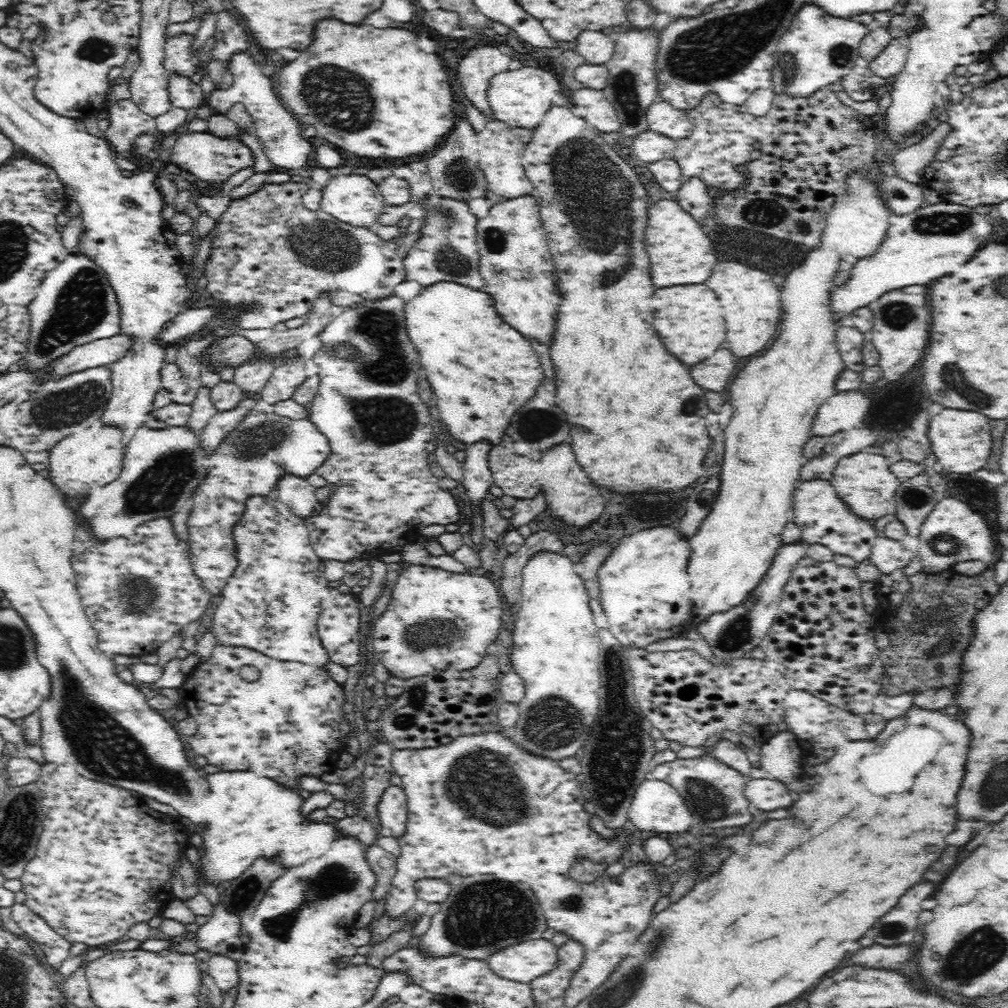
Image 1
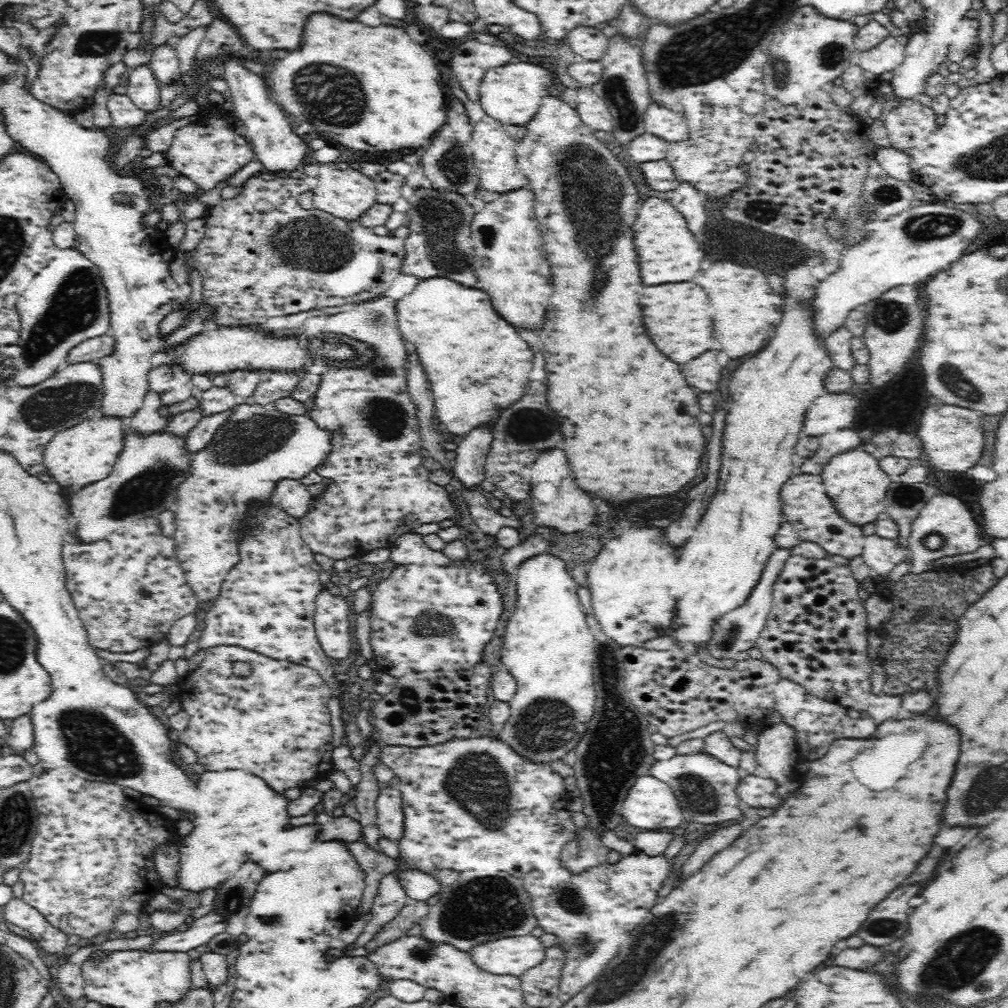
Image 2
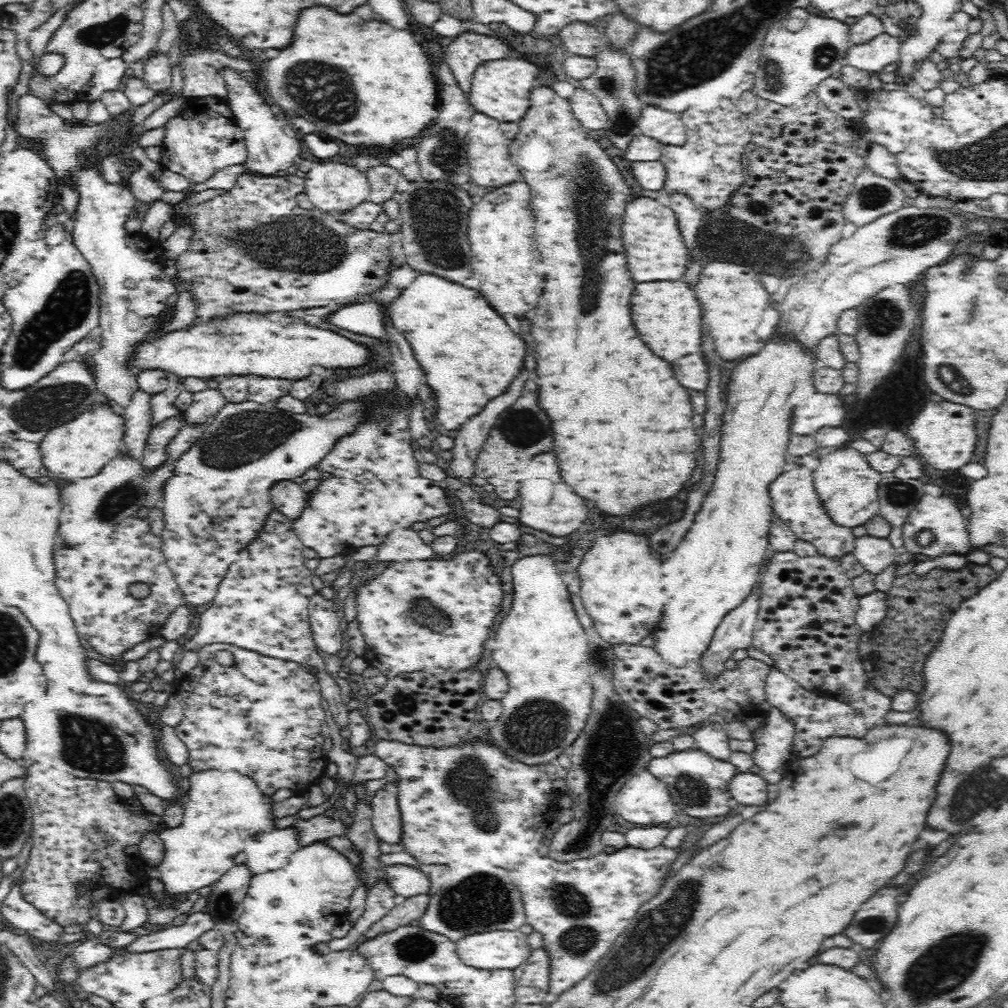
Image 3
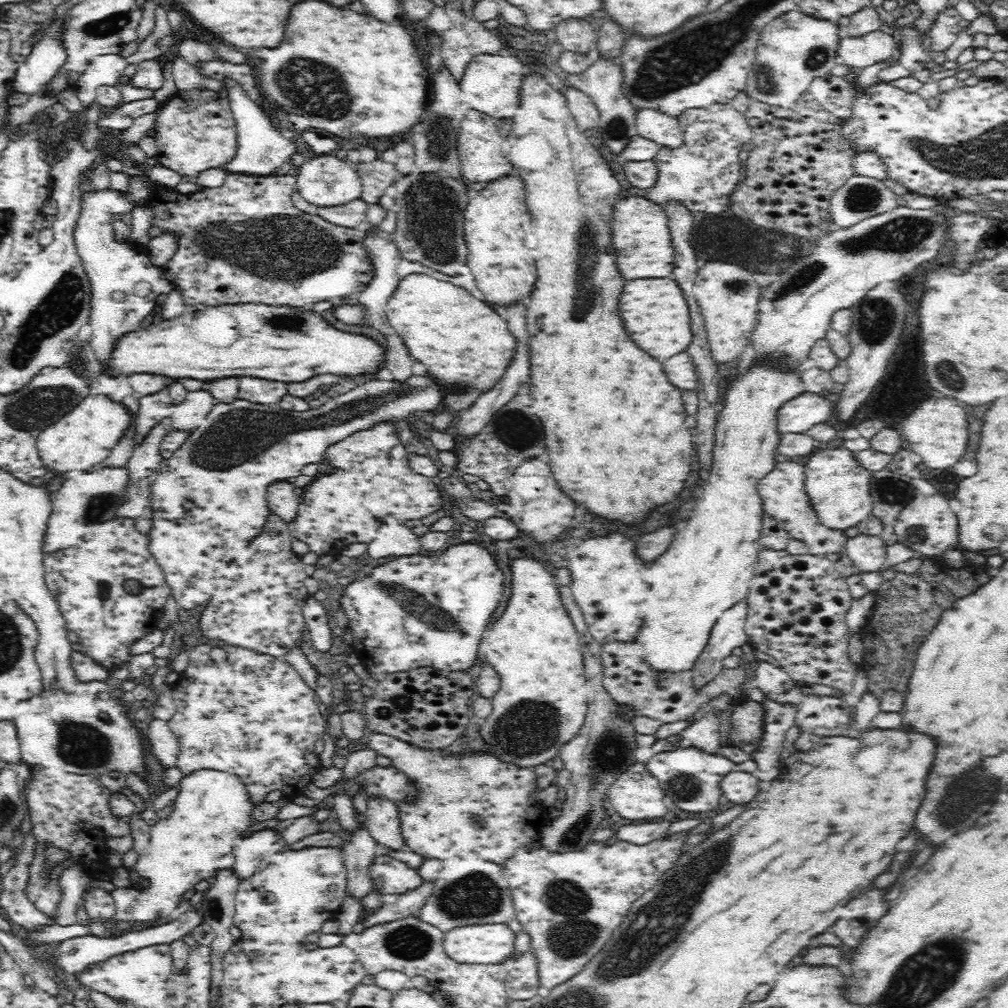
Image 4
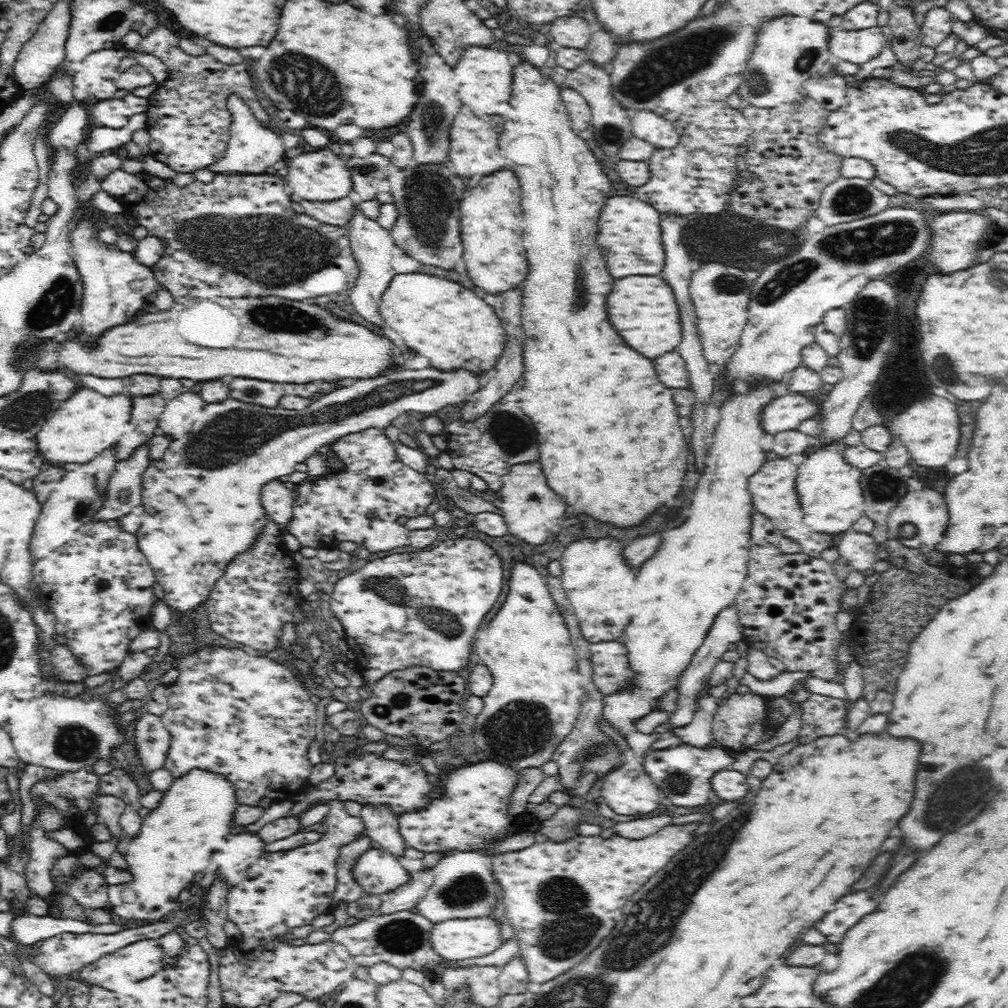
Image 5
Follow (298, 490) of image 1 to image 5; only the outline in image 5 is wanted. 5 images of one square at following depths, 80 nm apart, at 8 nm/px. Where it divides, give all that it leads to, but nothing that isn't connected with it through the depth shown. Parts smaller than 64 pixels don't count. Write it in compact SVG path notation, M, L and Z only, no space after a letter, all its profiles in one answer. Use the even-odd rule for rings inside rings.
M273 480L260 490L260 503L265 515L284 531L292 518L292 491L286 488L284 480Z

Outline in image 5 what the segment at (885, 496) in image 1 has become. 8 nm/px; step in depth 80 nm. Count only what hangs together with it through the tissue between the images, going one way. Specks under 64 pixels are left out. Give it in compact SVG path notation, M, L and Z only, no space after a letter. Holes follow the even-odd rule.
M822 447L798 465L794 488L800 498L798 504L800 504L802 522L806 527L818 530L822 534L836 535L850 530L852 524L864 516L859 469L846 464L842 452L832 450L830 447Z

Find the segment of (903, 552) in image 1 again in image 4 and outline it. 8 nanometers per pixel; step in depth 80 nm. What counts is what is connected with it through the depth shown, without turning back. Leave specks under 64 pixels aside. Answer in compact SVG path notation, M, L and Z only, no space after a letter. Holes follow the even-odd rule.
M860 533L847 537L842 552L862 573L882 570L882 565L886 560L886 545L878 535Z

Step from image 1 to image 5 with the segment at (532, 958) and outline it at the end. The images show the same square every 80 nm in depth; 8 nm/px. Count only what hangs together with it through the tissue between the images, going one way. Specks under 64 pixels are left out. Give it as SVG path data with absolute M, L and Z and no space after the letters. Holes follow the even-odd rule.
M490 917L446 918L444 922L432 923L430 948L446 960L466 960L489 953L504 941L500 937L500 923Z

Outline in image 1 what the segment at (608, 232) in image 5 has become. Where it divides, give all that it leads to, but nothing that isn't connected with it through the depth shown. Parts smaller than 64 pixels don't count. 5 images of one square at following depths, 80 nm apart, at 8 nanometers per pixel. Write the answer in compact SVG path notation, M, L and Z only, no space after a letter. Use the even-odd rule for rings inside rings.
M661 199L647 206L646 228L643 229L643 245L650 260L650 282L655 288L694 284L708 278L712 264L716 262L710 240L702 226L673 200Z

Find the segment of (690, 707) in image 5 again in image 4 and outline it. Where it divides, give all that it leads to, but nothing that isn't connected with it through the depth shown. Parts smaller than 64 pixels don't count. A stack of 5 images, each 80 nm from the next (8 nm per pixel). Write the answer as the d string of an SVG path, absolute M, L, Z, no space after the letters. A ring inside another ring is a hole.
M745 600L727 608L712 626L707 643L698 655L691 672L690 688L700 690L723 671L722 660L731 655L732 649L747 644L744 630Z

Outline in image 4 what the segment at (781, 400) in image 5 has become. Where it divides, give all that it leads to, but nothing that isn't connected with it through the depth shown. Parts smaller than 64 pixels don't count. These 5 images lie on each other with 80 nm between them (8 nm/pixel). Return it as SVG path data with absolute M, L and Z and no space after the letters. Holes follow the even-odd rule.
M802 393L786 399L776 410L776 431L785 433L805 433L816 423L826 423L832 419L833 403L819 393Z

